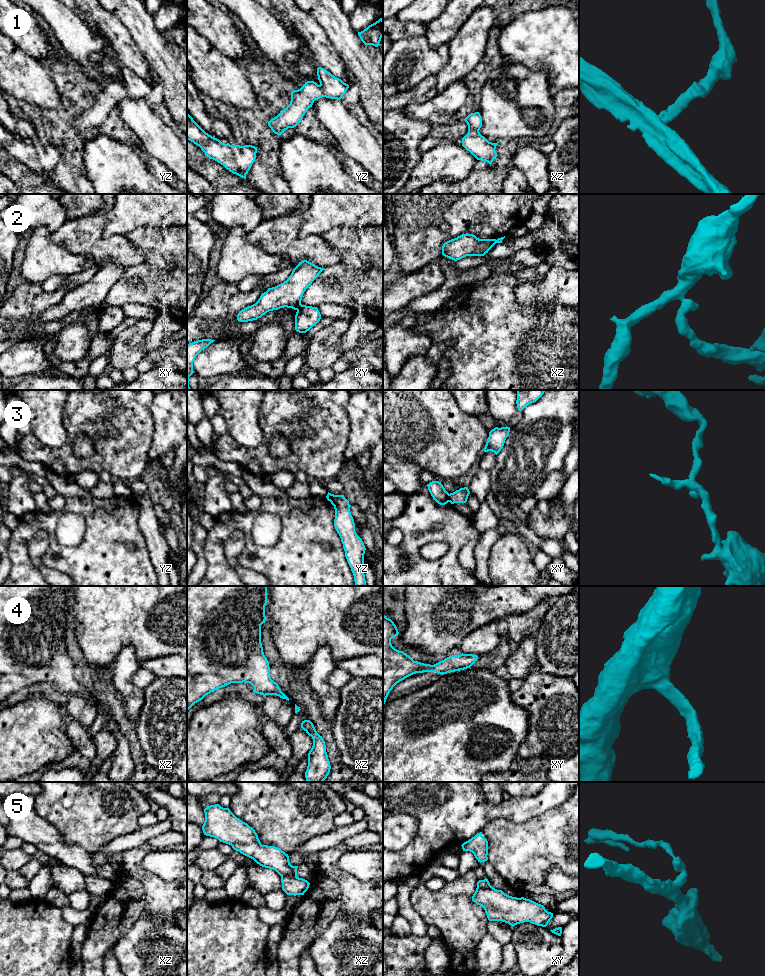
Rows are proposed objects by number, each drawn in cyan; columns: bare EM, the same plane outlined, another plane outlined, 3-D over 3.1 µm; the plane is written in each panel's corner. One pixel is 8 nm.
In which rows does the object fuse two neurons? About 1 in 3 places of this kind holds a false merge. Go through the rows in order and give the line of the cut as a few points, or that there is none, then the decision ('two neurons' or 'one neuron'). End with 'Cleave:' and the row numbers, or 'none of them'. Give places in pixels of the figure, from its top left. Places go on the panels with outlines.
1: no cut; one neuron
2: cut in xy along (301, 304), (296, 309); two neurons
3: cut in xy along (448, 494), (449, 501); two neurons
4: no cut; one neuron
5: cut in xz along (296, 876), (281, 877); two neurons
Cleave: 2, 3, 5

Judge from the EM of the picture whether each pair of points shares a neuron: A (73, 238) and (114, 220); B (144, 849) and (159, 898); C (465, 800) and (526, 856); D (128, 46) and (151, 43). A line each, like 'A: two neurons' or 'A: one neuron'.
A: two neurons
B: one neuron
C: two neurons
D: two neurons

